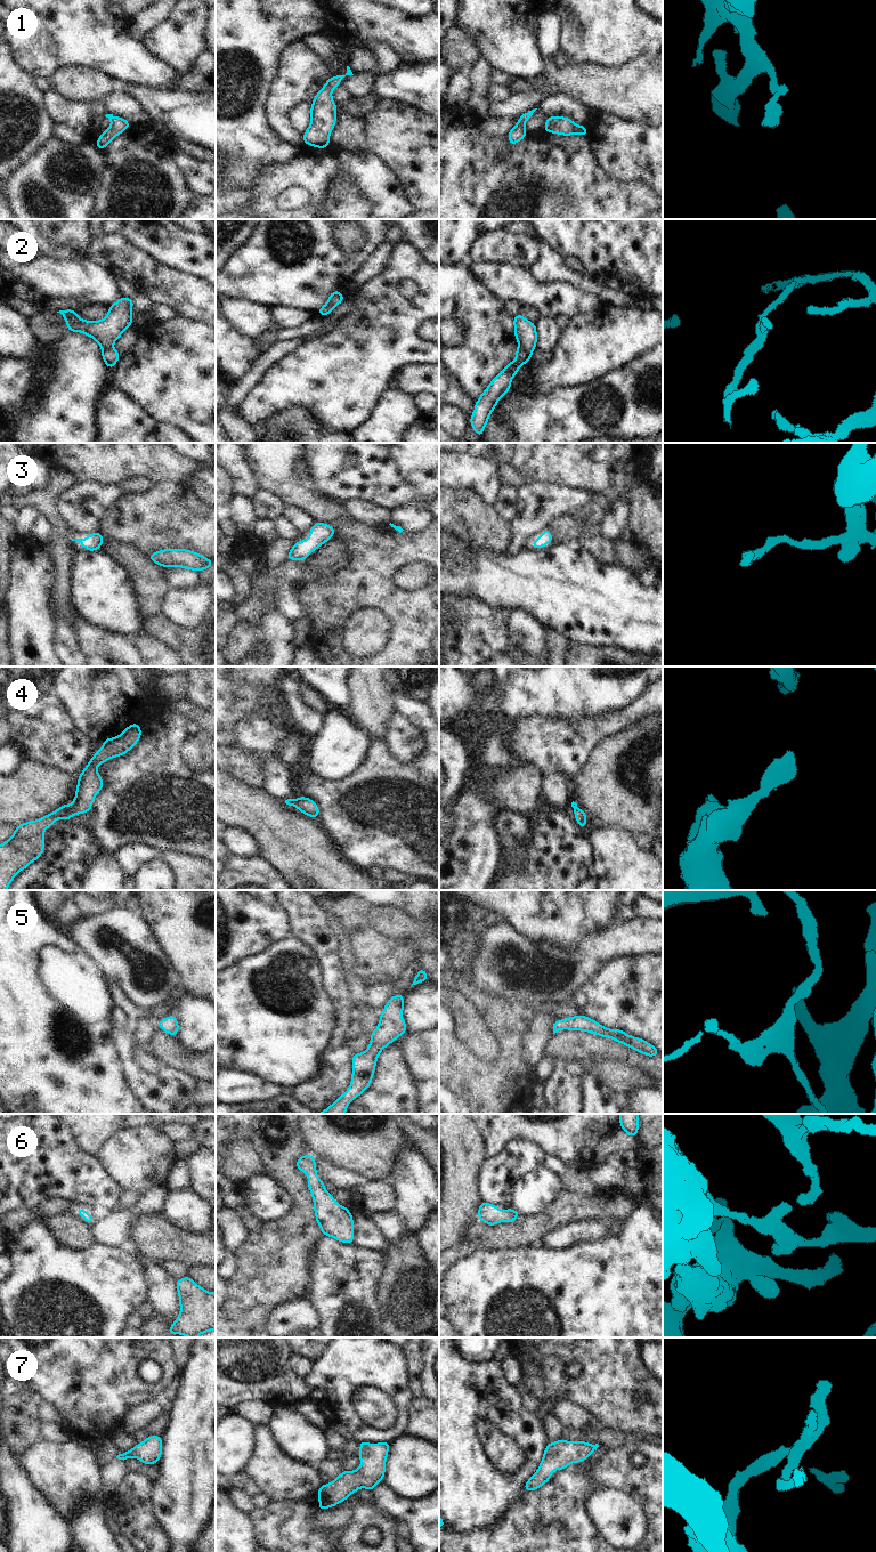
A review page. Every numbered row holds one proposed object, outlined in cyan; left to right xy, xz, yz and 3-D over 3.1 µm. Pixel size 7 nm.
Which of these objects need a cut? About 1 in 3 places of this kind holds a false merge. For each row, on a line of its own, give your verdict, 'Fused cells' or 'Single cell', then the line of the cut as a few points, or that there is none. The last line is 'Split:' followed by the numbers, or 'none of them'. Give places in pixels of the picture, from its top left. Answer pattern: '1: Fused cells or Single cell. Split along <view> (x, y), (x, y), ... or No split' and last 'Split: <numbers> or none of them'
1: Single cell. No split
2: Fused cells. Split along yz (519, 346), (530, 355)
3: Single cell. No split
4: Single cell. No split
5: Single cell. No split
6: Single cell. No split
7: Single cell. No split
Split: 2

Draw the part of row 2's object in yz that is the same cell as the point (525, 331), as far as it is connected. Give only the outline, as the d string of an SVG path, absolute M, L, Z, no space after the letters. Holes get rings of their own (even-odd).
M518 314L513 317L513 325L518 346L532 355L537 342L536 324Z

